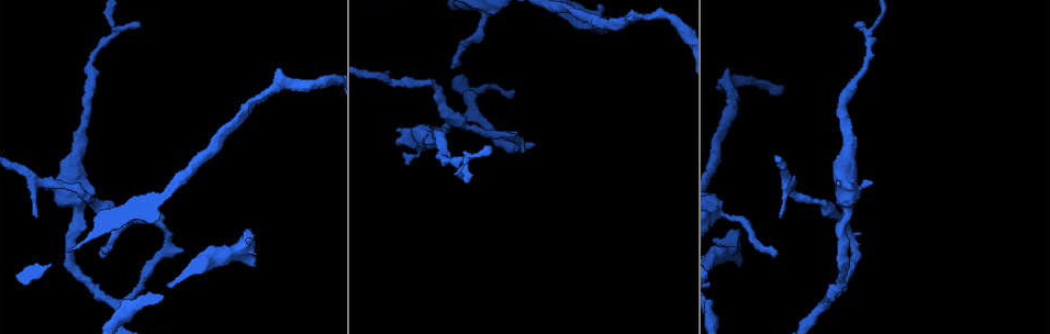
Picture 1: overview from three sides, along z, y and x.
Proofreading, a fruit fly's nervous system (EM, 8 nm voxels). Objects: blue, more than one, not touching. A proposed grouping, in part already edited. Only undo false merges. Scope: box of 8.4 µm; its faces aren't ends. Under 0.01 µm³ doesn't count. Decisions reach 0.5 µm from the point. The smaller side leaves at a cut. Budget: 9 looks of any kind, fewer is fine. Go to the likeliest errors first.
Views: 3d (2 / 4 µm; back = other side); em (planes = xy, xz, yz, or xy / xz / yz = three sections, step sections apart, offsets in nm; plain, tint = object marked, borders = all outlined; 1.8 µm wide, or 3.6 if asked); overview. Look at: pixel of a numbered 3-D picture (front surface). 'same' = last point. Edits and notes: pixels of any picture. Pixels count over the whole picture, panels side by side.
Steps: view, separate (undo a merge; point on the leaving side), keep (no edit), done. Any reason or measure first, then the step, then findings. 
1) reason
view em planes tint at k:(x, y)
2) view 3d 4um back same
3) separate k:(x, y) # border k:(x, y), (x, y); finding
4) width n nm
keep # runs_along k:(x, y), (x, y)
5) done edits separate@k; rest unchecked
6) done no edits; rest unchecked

branch point
view 3d 4um at 1:(847, 200)

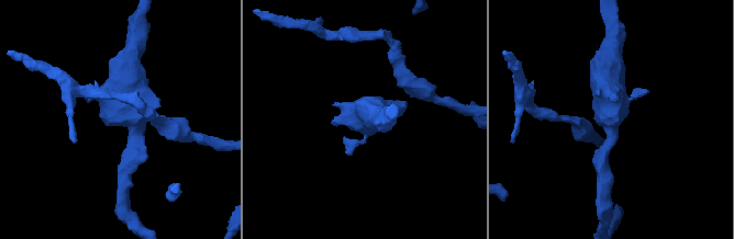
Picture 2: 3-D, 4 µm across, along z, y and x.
view em 3.6um planes tint at 2:(611, 119)

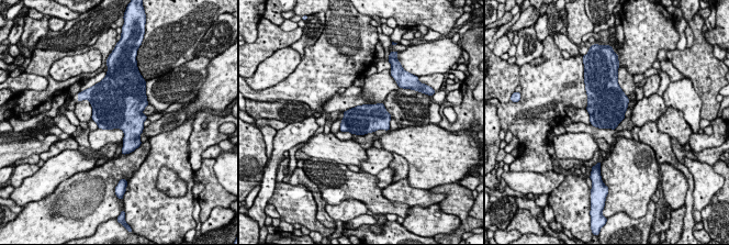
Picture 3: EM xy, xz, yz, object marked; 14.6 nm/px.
keep # all the same neuron

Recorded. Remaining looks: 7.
a narrow waist
view em 3.6um xy step 4 tint at 1:(726, 213)

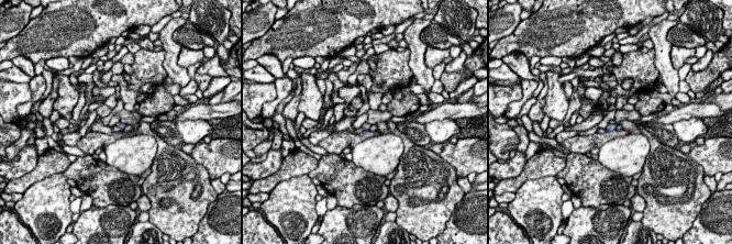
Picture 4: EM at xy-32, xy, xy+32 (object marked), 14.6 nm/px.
width 90 nm
keep # all the same neuron

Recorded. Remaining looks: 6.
sharp bend
view em planes borders at 1:(166, 239)

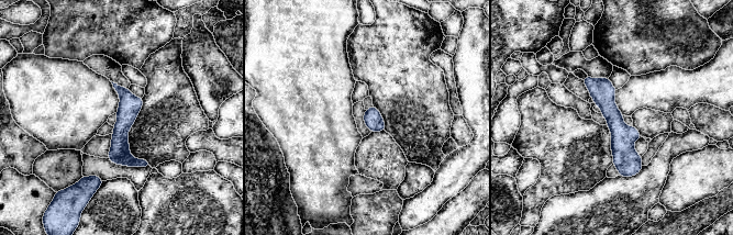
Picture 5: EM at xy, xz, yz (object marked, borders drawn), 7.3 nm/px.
keep # runs_along 5:(588, 79), (622, 134), (630, 174); all the same neuron

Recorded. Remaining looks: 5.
done no edits; rest unchecked

